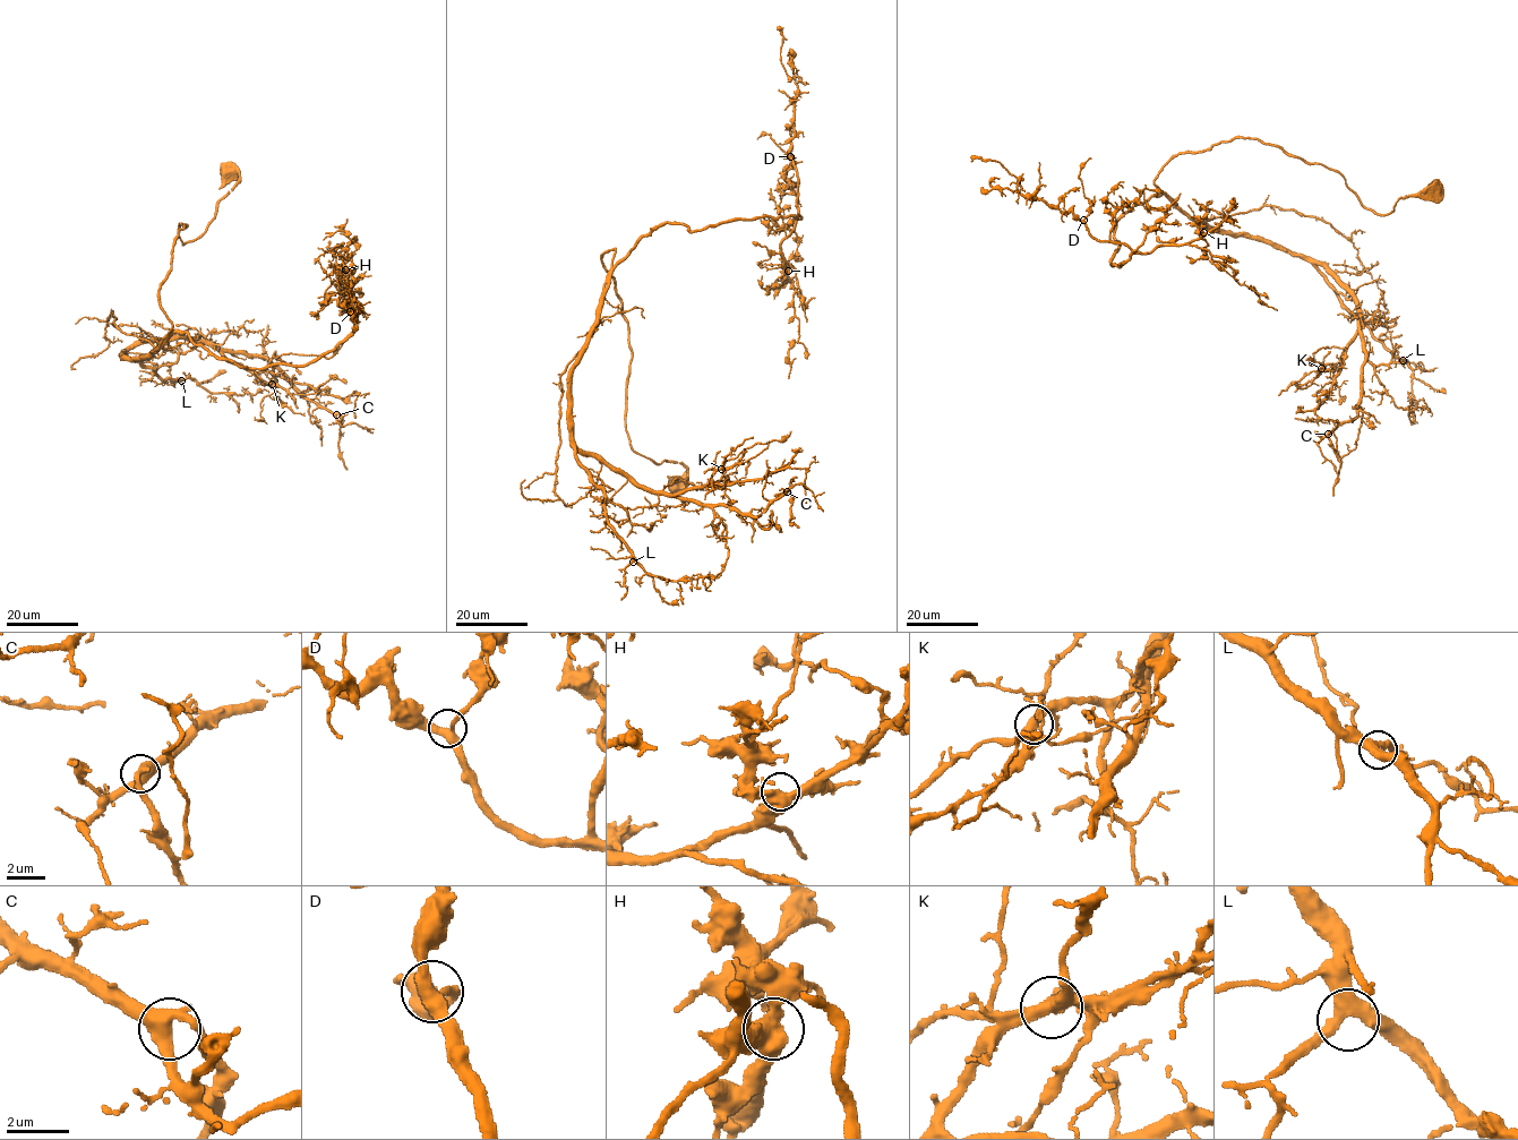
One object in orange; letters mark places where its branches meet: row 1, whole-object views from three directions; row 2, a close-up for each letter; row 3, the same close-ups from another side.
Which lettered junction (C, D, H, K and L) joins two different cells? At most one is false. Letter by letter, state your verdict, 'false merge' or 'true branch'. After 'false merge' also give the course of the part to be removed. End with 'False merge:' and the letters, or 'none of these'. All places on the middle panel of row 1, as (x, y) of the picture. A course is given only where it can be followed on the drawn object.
C: true branch
D: true branch
H: true branch
K: false merge; foreign part runs (721, 469), (737, 463), (746, 452)
L: true branch
False merge: K

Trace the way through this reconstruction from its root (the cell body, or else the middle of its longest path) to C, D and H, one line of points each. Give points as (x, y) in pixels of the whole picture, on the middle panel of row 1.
C: (677, 487), (687, 469), (629, 444), (615, 249), (573, 444), (743, 514), (787, 491)
D: (677, 487), (687, 469), (629, 444), (628, 320), (601, 254), (616, 266), (667, 223), (796, 216), (790, 156)
H: (677, 487), (687, 469), (629, 444), (628, 320), (601, 254), (616, 266), (667, 223), (789, 215), (788, 271)

